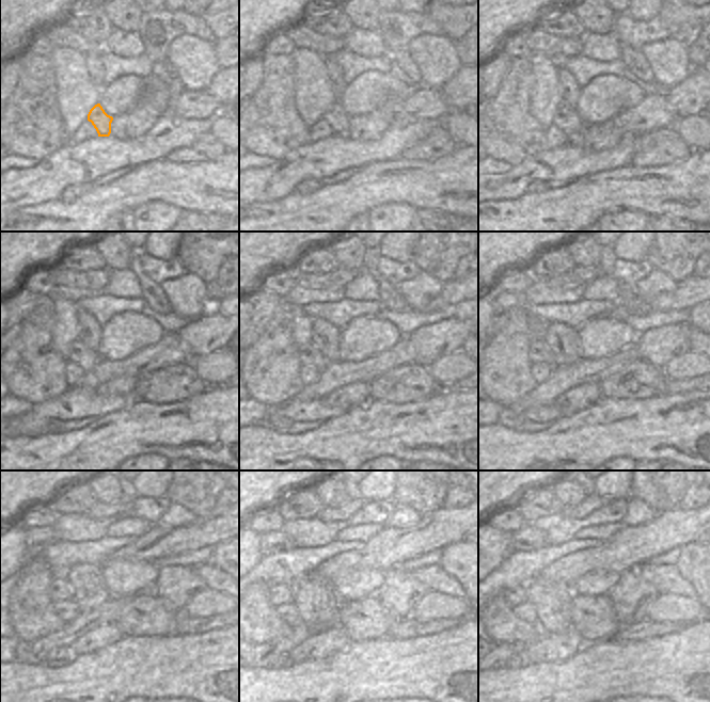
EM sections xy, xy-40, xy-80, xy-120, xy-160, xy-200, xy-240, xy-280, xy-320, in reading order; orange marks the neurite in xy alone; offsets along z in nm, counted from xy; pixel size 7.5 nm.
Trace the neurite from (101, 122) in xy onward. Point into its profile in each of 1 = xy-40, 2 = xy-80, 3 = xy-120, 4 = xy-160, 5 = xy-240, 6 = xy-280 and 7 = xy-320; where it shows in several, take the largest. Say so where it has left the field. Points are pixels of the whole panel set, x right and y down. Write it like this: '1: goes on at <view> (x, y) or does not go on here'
1: goes on at xy-40 (340, 122)
2: goes on at xy-80 (565, 117)
3: goes on at xy-120 (77, 353)
4: goes on at xy-160 (309, 354)
5: goes on at xy-240 (60, 590)
6: goes on at xy-280 (281, 593)
7: goes on at xy-320 (515, 595)

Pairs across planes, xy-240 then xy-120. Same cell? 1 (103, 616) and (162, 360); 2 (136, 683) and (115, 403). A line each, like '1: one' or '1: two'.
1: one
2: two

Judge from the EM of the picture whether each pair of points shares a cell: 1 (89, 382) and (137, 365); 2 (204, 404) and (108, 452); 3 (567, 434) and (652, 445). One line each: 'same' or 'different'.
1: same
2: same
3: same

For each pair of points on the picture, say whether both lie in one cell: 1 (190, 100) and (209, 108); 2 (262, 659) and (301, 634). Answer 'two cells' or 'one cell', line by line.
1: one cell
2: one cell

